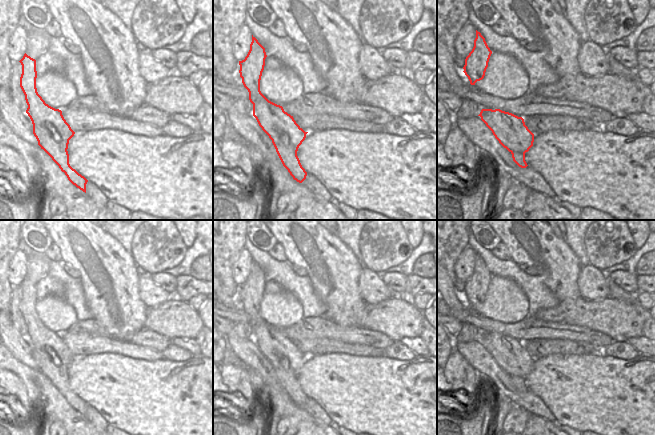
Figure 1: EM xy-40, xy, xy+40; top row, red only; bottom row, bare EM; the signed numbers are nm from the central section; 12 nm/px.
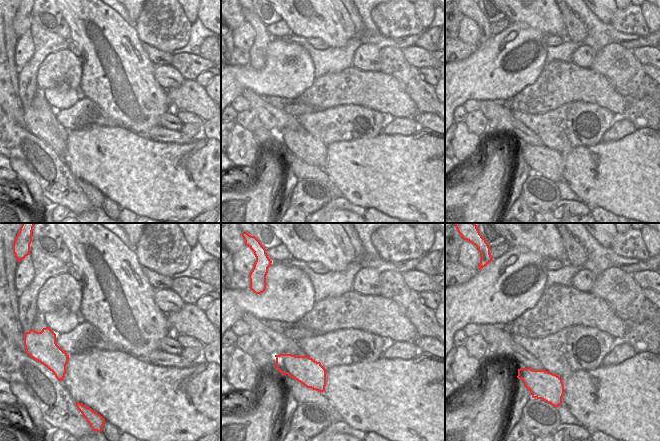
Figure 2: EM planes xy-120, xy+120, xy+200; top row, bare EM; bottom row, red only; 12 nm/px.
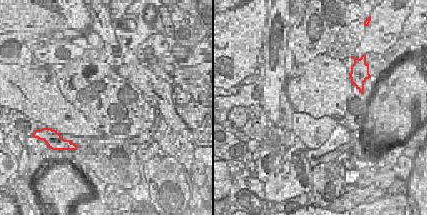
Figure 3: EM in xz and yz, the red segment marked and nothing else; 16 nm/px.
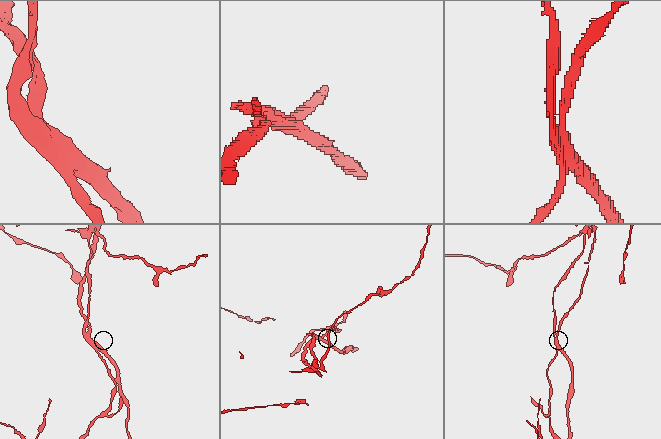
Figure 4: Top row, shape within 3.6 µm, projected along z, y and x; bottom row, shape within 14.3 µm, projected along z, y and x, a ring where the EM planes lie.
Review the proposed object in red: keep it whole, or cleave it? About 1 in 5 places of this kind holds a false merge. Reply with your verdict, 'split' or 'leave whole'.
split

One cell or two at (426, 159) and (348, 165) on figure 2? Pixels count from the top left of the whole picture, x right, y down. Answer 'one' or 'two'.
one

